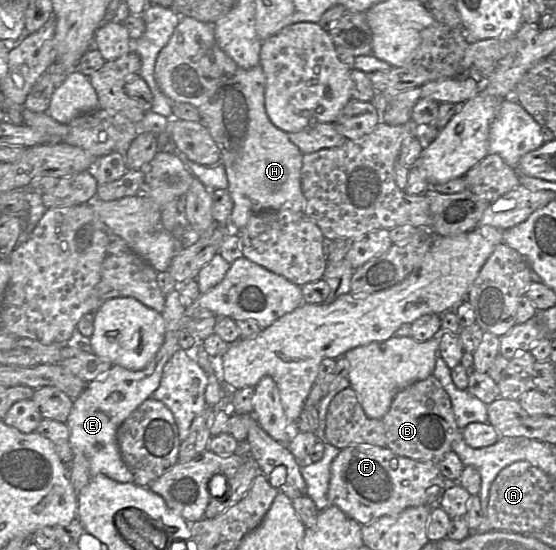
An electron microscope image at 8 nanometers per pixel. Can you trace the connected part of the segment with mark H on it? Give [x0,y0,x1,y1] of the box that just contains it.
[154,17,304,231]

